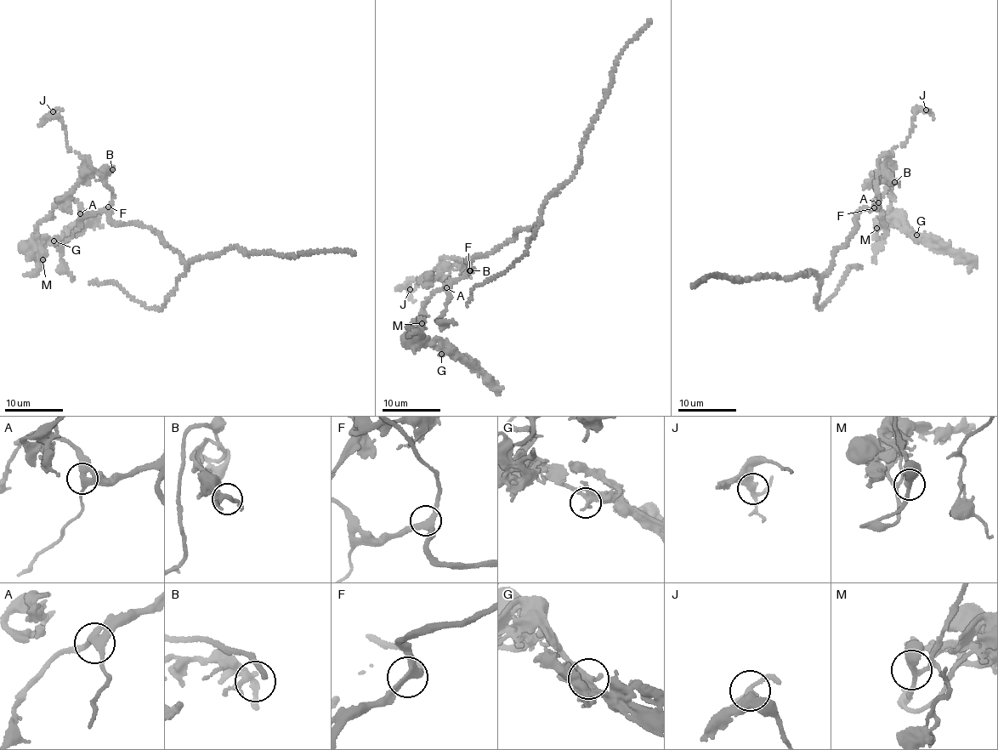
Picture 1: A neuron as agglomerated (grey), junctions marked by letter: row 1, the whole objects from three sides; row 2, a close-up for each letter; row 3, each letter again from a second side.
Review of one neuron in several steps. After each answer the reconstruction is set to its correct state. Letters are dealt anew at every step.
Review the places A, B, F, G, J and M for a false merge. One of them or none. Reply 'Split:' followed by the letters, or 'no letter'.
Split: no letter

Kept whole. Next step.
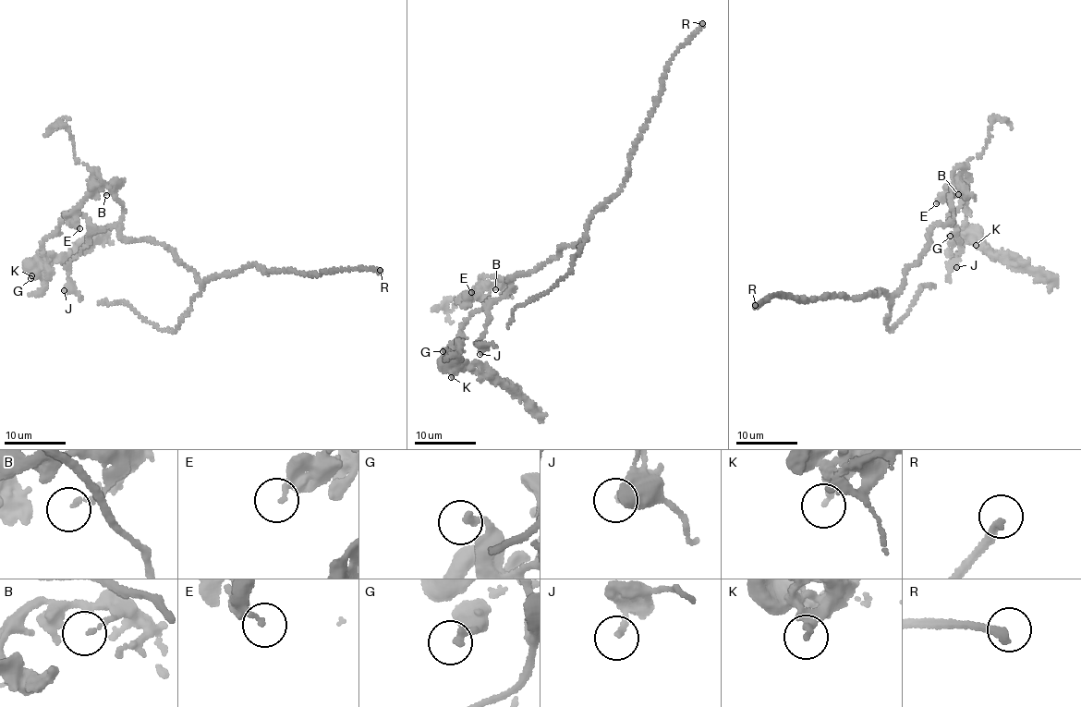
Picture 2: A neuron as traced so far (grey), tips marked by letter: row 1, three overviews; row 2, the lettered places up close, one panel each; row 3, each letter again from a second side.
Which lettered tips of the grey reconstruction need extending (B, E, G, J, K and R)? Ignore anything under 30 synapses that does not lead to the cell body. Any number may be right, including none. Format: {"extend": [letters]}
{"extend": []}

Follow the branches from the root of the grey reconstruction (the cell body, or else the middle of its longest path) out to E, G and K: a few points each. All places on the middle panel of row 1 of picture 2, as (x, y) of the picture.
E: (526, 274), (508, 280), (515, 289), (512, 282), (484, 275), (479, 298), (469, 299), (467, 294), (471, 292)
G: (526, 274), (510, 278), (505, 295), (469, 316), (450, 346), (460, 349), (458, 360), (451, 361), (443, 351)
K: (526, 274), (510, 278), (505, 295), (469, 316), (450, 346), (460, 351), (455, 354), (460, 359), (451, 377)

